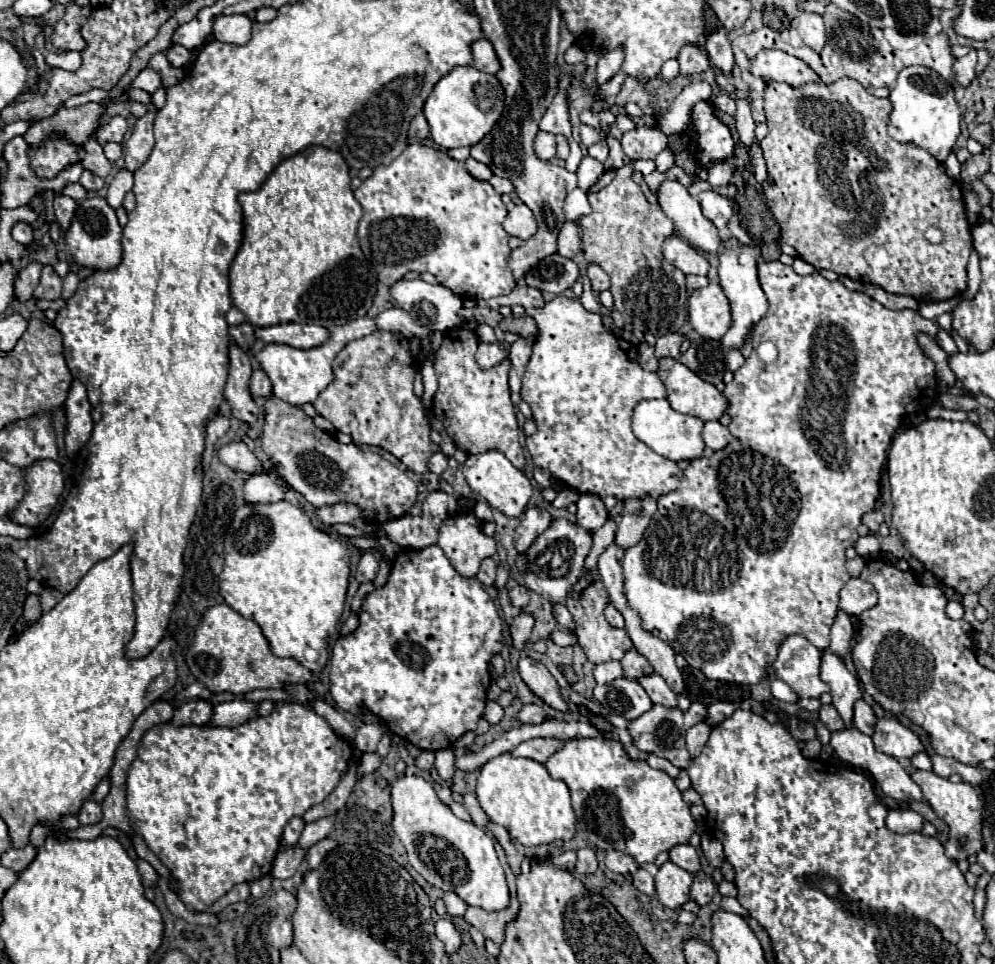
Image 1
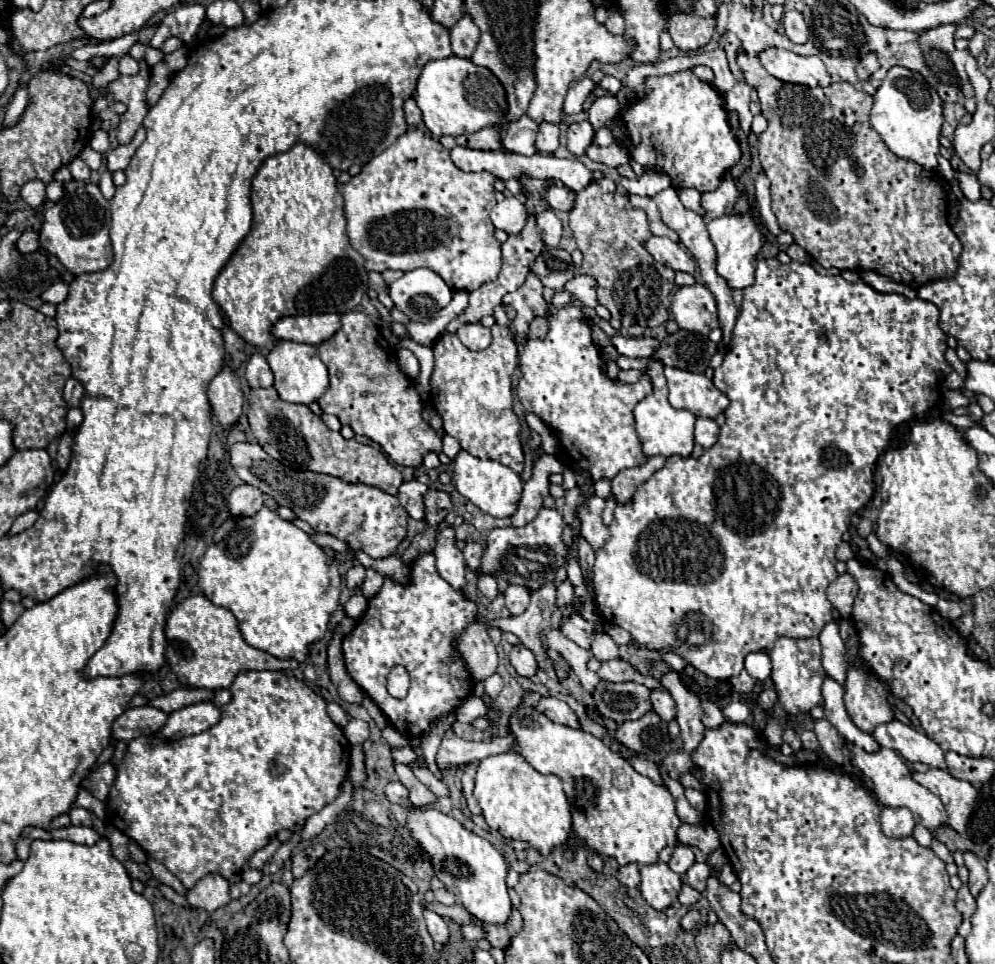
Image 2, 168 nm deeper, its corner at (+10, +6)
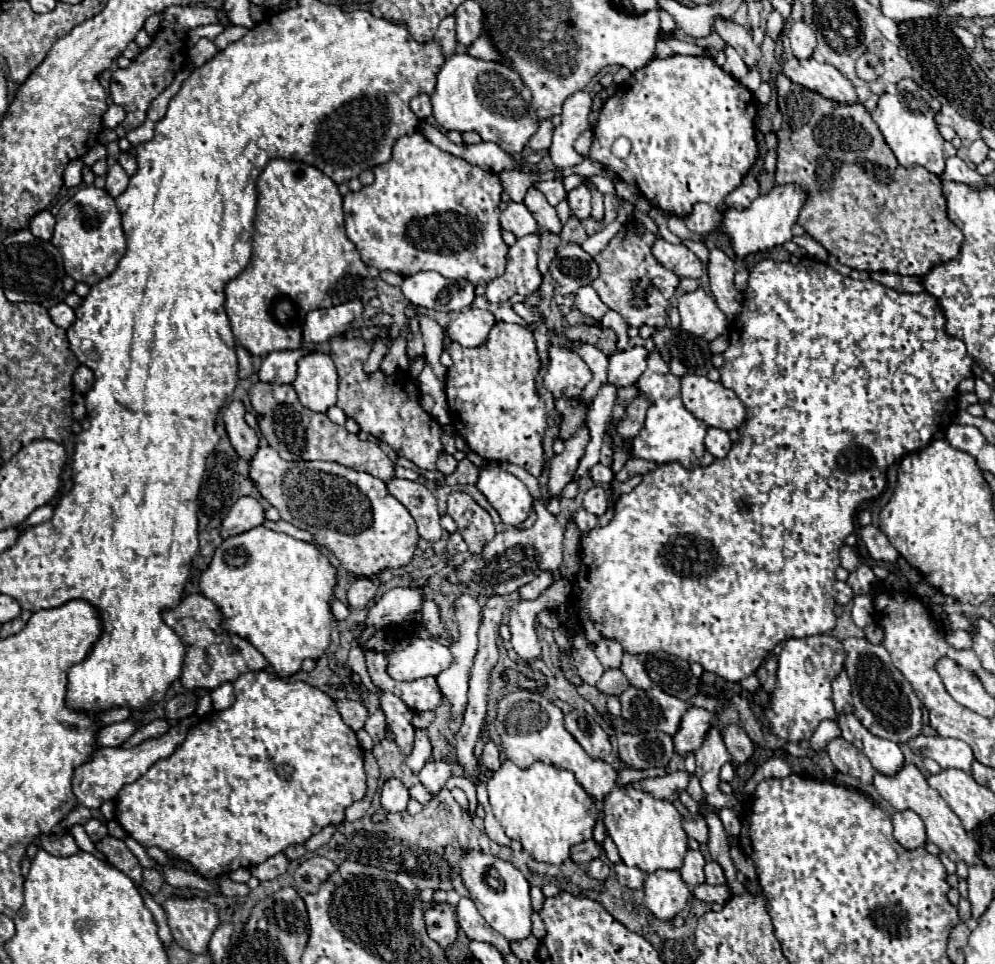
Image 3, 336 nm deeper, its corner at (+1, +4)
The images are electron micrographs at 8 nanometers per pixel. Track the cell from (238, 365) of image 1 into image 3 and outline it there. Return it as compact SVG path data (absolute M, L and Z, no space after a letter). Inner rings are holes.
M231 402L225 410L223 410L223 420L225 420L225 428L229 434L229 440L235 448L235 452L243 458L243 460L251 460L253 454L259 448L259 438L255 434L253 428L247 426L247 422L243 420L245 416L245 406L243 402Z

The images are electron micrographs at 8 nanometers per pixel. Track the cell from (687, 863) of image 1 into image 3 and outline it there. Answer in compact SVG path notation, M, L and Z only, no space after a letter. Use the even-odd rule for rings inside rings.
M689 850L687 856L685 856L685 864L683 864L683 868L679 870L679 872L681 872L681 878L685 880L685 884L687 884L689 888L695 888L695 886L699 886L699 884L705 882L703 866L705 866L703 854L701 854L699 850Z

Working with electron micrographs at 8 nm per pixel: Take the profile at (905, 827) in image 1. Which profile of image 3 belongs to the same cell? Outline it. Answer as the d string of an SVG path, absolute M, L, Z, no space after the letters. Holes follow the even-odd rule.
M913 810L897 812L893 816L893 836L905 850L915 850L927 842L923 820Z

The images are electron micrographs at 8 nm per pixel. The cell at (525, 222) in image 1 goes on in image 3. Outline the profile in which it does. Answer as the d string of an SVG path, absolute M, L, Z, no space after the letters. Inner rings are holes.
M509 202L509 206L501 212L501 226L503 230L513 232L517 238L539 232L539 226L535 218L531 216L531 212L523 204L517 204L517 202Z

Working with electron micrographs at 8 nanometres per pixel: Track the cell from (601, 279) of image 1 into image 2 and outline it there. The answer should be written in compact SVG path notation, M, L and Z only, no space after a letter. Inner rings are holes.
M578 274L572 280L566 282L564 290L568 290L572 296L576 296L584 306L594 308L598 304L596 300L596 280L588 274Z

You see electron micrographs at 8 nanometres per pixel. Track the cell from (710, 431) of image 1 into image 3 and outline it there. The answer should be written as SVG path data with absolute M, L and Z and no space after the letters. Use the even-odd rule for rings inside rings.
M709 428L707 436L705 436L705 450L709 454L713 454L715 458L725 458L725 454L729 454L731 450L731 440L729 434L725 430L719 428Z

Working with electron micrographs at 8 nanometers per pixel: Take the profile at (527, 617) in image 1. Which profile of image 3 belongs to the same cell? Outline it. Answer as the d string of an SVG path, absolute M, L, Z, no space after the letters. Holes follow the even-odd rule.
M537 574L537 578L533 582L525 584L519 590L519 596L525 598L525 600L535 600L551 582L553 582L553 574Z

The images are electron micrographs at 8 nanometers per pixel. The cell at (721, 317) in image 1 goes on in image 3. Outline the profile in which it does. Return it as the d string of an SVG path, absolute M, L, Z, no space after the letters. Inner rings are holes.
M701 288L679 296L677 308L681 314L681 328L689 334L697 334L707 342L713 342L715 338L729 332L727 316Z

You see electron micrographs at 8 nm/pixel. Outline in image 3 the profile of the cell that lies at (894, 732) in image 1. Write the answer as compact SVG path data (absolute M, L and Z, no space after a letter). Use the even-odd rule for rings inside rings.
M917 736L909 740L909 746L919 754L919 756L929 756L933 758L943 770L947 768L959 768L965 772L971 772L971 762L973 750L955 738L943 738L943 736Z

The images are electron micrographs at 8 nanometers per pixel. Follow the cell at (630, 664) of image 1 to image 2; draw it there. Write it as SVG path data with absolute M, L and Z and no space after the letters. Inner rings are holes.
M608 660L602 664L602 668L598 670L598 676L610 682L640 682L648 688L662 688L662 684L652 678L652 676L644 676L640 672L636 672L632 668L632 664L628 664L626 660Z

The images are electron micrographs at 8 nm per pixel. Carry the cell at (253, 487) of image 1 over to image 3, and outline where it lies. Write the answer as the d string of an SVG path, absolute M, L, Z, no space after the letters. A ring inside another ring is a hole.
M245 496L245 498L239 498L231 506L227 518L219 526L219 534L221 534L221 538L237 536L245 530L251 530L251 528L263 524L263 520L265 520L263 506L257 502L257 498Z

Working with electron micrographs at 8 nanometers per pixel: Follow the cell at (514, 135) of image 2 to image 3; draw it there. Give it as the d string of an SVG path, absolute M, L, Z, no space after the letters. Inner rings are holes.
M467 52L453 54L445 60L437 74L431 104L433 116L441 128L459 132L475 130L483 141L495 142L509 154L521 154L539 126L529 88L521 82L519 74L501 62L479 60Z

